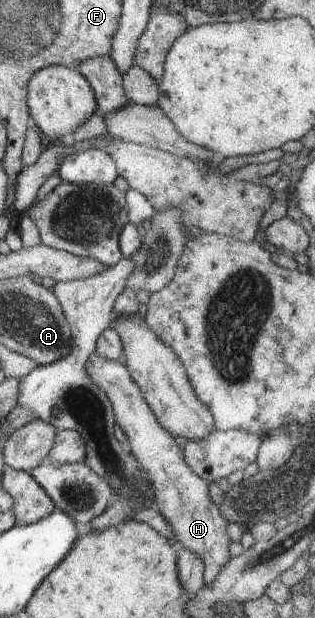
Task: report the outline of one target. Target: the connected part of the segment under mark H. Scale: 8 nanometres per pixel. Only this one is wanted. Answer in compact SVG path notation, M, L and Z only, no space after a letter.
M94 352L88 360L87 375L112 403L116 424L126 433L127 444L153 487L154 509L164 516L177 542L197 554L203 563L202 583L211 585L221 568L233 558L228 548L231 541L226 535L228 522L218 506L210 502L208 482L186 464L182 444L157 421L124 362L111 361Z

